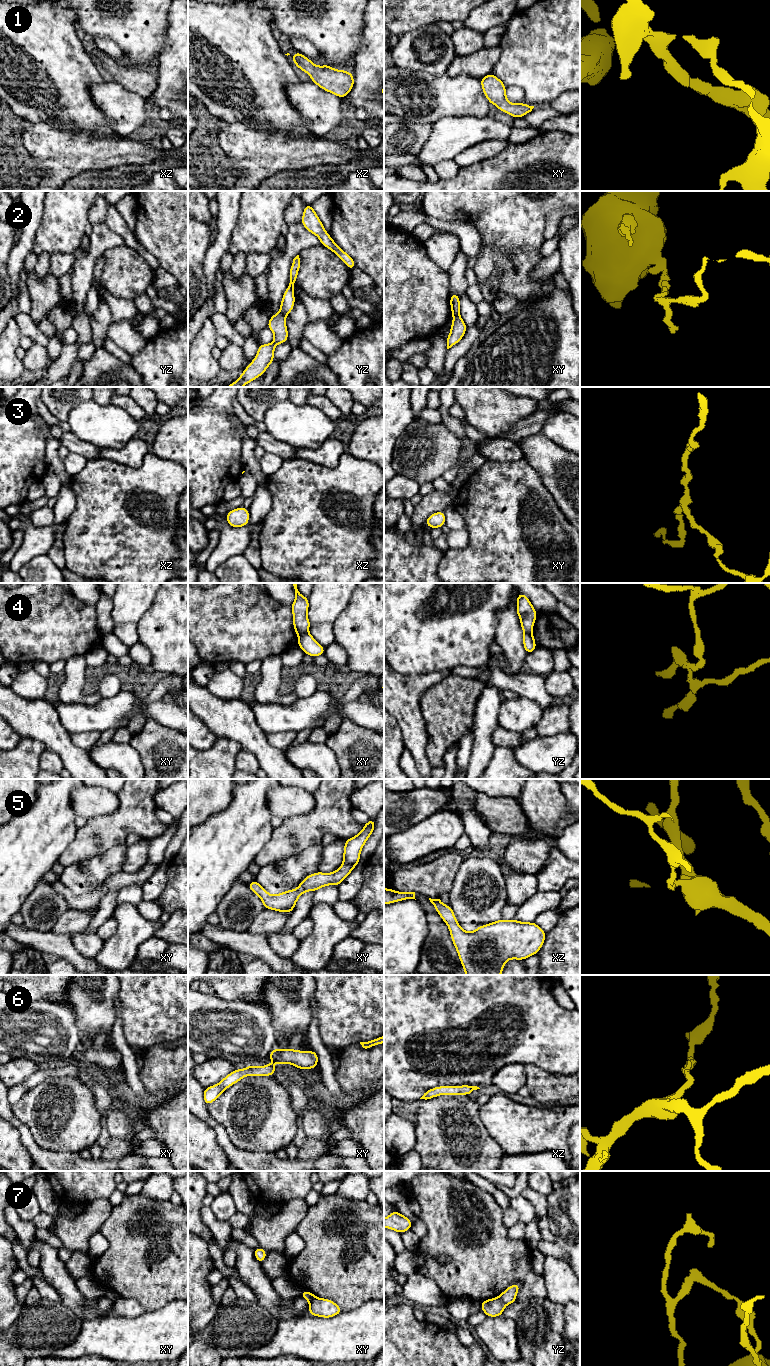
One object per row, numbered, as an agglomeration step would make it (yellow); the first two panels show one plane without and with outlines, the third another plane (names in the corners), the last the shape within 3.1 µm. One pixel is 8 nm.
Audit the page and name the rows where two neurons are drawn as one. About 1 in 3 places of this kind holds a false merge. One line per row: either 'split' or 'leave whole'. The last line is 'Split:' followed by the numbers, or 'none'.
1: leave whole
2: split
3: leave whole
4: split
5: leave whole
6: leave whole
7: split
Split: 2, 4, 7

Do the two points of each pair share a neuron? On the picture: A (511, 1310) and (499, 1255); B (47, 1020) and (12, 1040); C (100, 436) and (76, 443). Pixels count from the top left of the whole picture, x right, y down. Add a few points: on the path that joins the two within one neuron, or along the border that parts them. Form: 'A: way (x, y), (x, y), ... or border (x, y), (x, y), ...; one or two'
A: border (538, 1297), (525, 1297), (515, 1302); two
B: way (38, 1029), (23, 1029), (21, 1031); one
C: border (70, 431), (81, 440), (100, 448); two

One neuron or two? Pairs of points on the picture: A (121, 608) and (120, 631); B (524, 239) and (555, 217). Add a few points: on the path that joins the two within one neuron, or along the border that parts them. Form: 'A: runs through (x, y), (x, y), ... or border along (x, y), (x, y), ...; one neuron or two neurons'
A: border along (136, 623), (115, 624); two neurons
B: border along (562, 207), (552, 211), (547, 216), (544, 239); two neurons

